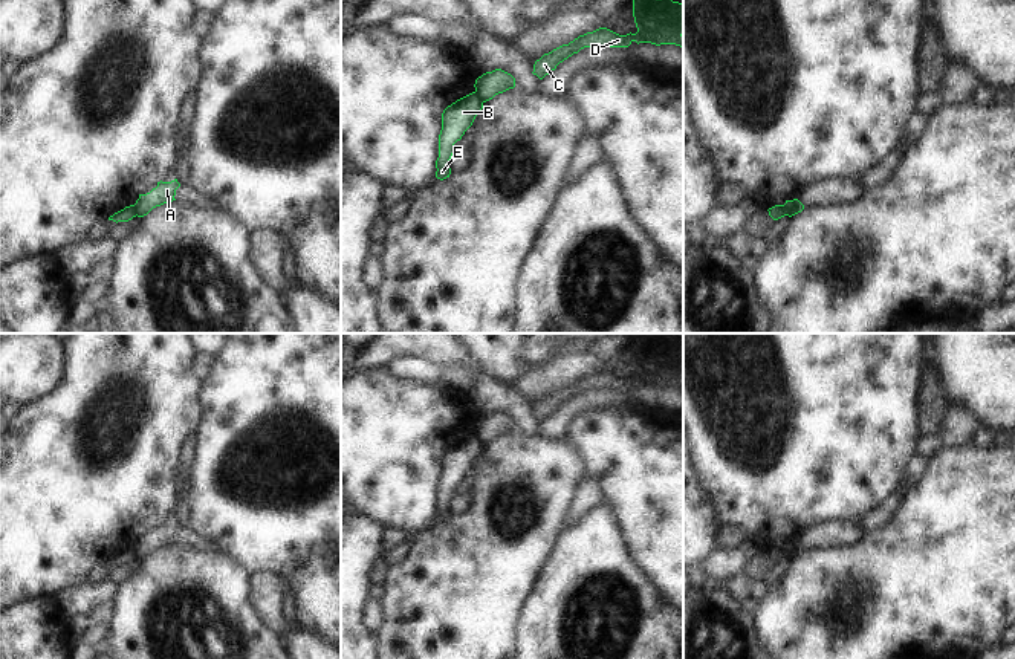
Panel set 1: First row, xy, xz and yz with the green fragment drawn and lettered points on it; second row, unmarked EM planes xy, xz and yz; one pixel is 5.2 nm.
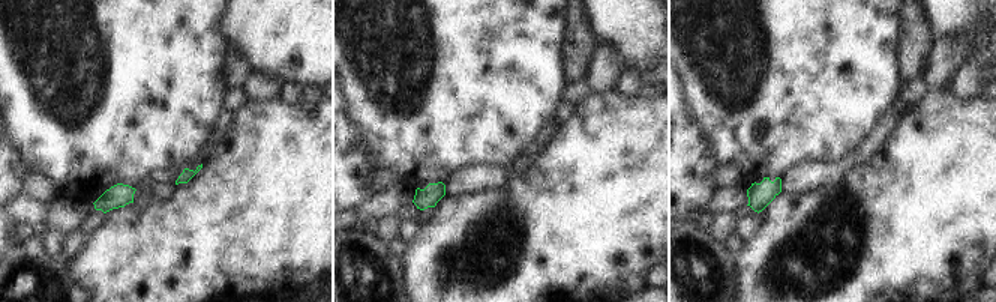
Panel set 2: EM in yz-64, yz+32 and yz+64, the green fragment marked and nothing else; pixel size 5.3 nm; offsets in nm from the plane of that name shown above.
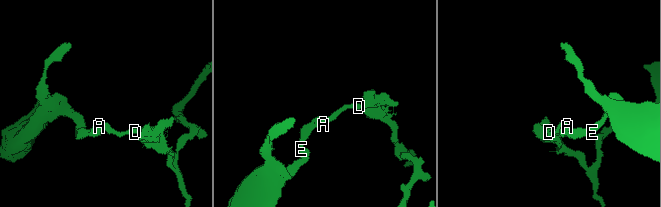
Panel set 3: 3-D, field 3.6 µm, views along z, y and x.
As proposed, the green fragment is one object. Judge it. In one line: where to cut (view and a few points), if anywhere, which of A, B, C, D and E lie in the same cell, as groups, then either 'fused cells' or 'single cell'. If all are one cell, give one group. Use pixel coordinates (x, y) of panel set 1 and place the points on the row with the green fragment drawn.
cut in yz along (794, 201), (788, 214); A C D / B E; fused cells

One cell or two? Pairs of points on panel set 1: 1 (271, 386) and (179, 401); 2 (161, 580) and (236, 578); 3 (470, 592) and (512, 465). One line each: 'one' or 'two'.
1: two
2: one
3: one

